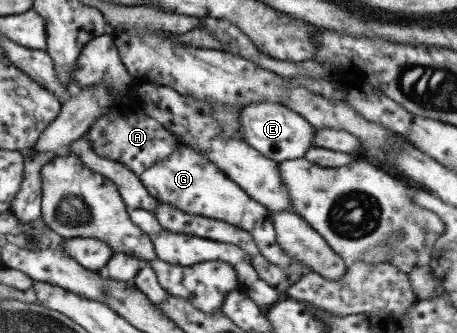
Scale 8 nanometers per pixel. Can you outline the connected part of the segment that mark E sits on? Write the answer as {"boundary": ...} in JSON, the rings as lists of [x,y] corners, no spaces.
{"boundary":[[[265,102],[244,106],[238,117],[238,126],[240,126],[242,140],[256,149],[256,152],[263,157],[276,163],[303,158],[308,148],[312,147],[311,140],[314,137],[312,129],[314,127],[300,117],[299,113],[280,104]]]}

